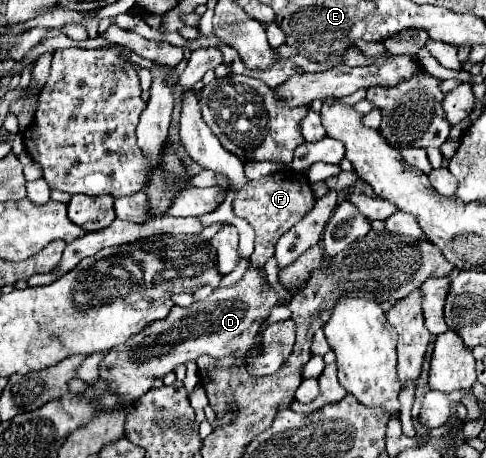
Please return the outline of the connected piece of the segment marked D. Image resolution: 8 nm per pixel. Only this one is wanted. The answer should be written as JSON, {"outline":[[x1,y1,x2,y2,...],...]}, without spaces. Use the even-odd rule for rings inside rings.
{"outline":[[247,269,237,287,215,289,205,301,195,301,193,307,173,307,165,319,147,325,127,343,109,349,99,365,99,375,109,381,119,395,137,401,153,387,155,379,165,377,177,365,197,361,201,355,237,355,247,361,249,373,256,372,253,366,255,357,249,353,249,347,253,345,259,325,269,317,269,309,275,303,279,303,277,293,271,287,261,291,261,275,255,269]]}

